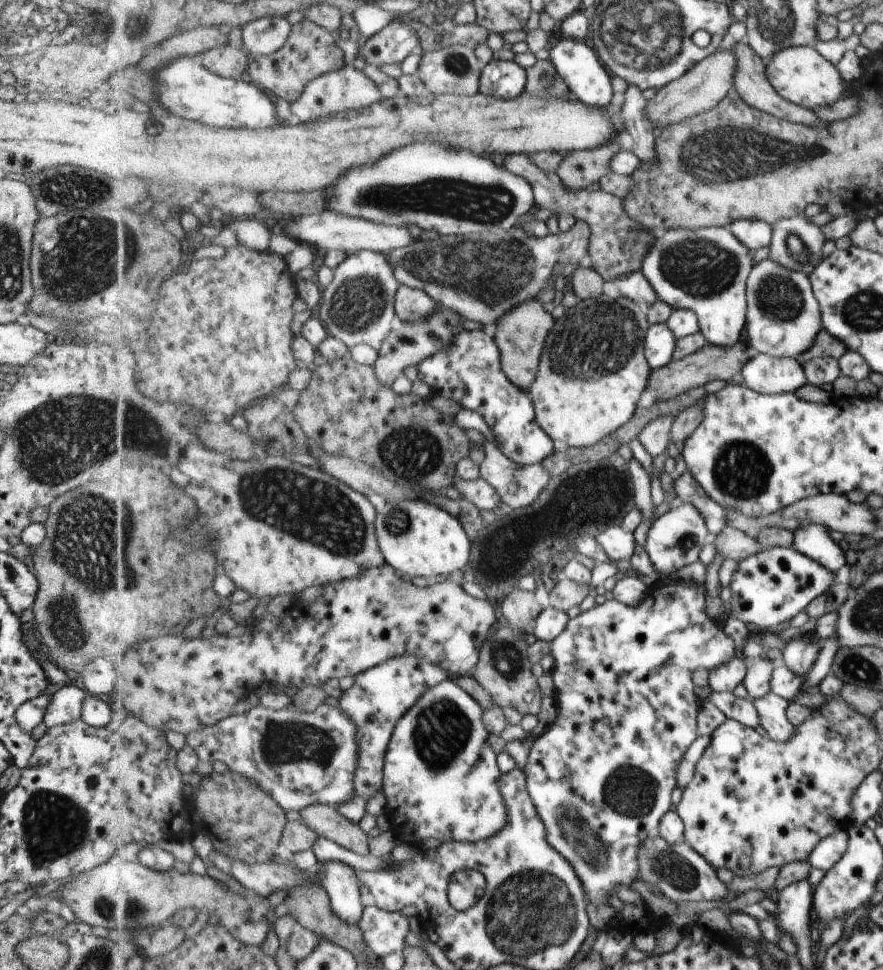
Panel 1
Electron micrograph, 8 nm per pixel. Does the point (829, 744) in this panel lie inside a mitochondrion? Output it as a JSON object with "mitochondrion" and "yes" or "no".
{"mitochondrion":"no"}

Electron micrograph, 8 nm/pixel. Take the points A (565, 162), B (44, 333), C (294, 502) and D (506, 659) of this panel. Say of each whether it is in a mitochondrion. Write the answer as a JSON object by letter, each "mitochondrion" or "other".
{"A":"other","B":"other","C":"mitochondrion","D":"mitochondrion"}

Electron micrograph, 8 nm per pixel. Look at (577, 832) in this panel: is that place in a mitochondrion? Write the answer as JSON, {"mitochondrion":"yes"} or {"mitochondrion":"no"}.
{"mitochondrion":"yes"}

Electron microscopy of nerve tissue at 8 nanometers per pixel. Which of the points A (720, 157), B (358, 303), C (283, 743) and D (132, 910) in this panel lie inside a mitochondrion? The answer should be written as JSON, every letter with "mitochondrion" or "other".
{"A":"mitochondrion","B":"mitochondrion","C":"mitochondrion","D":"mitochondrion"}

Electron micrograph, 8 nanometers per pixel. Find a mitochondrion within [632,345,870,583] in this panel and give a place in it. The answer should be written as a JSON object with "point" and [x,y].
{"point":[740,469]}

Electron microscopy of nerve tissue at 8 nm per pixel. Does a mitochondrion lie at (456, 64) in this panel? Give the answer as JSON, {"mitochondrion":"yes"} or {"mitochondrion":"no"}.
{"mitochondrion":"yes"}

